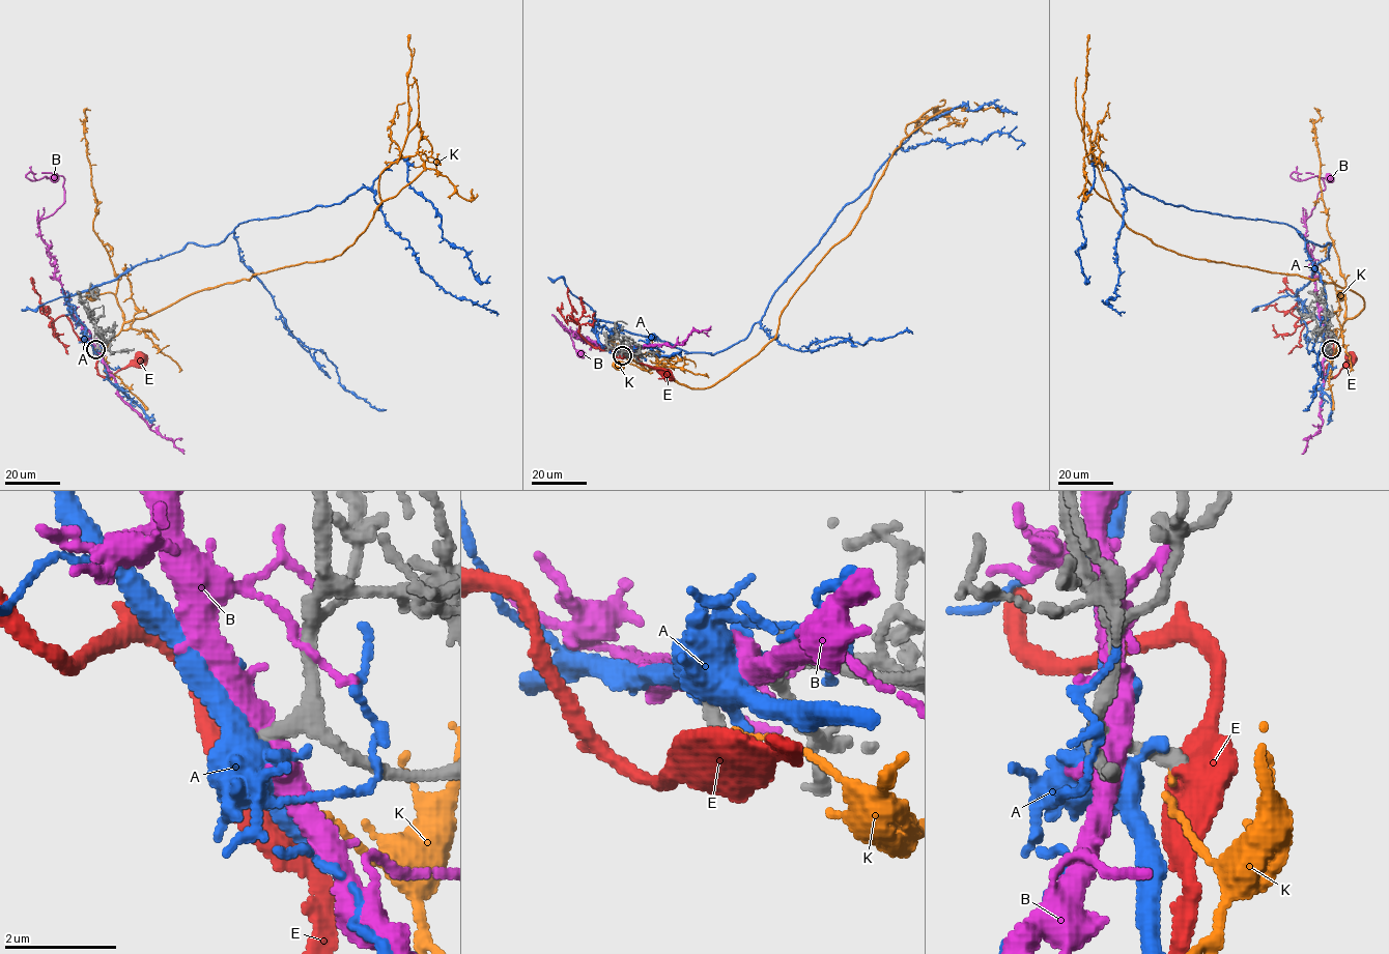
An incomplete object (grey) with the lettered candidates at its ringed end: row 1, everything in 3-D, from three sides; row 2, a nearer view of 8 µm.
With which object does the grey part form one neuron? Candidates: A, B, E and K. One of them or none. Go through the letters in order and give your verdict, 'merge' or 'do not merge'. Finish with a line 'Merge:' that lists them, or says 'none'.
A: do not merge
B: do not merge
E: merge
K: do not merge
Merge: E

